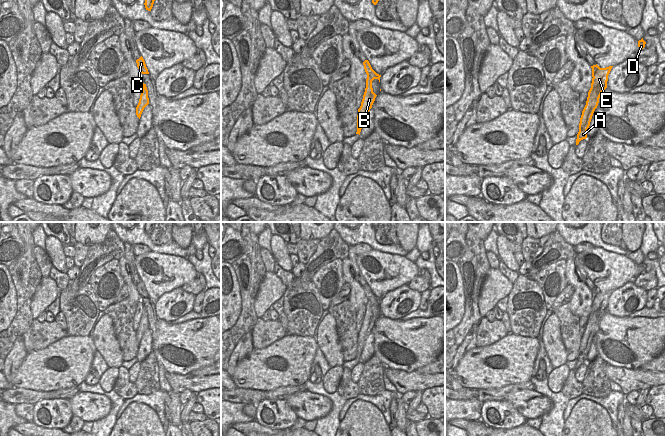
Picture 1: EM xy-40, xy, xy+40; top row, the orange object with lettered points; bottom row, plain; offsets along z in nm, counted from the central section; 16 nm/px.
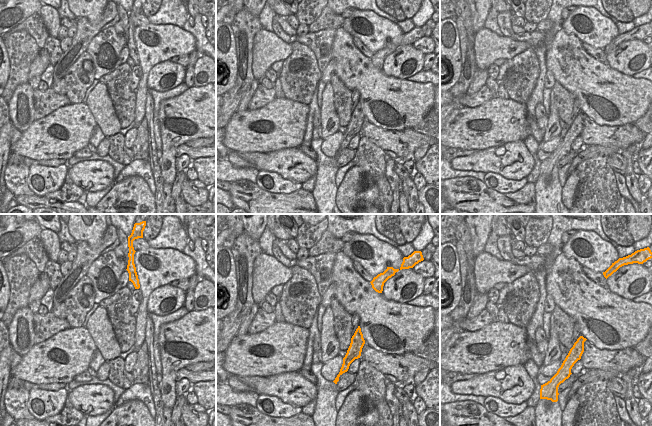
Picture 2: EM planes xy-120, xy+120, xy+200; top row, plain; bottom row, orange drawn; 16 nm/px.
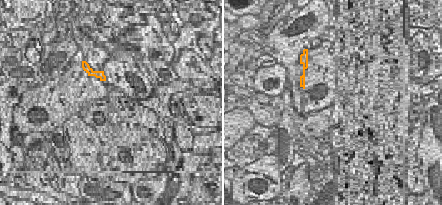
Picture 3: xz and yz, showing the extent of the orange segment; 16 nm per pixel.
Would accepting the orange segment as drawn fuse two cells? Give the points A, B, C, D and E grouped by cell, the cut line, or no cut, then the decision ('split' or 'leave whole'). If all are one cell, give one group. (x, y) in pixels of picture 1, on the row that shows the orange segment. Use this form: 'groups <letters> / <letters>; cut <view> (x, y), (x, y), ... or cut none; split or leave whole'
groups A B D E / C; cut xy (373, 70), (367, 76); split

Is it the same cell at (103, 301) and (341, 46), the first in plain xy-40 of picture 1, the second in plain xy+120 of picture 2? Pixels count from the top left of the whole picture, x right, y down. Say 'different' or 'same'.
different

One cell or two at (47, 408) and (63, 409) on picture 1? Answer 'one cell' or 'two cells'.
one cell

